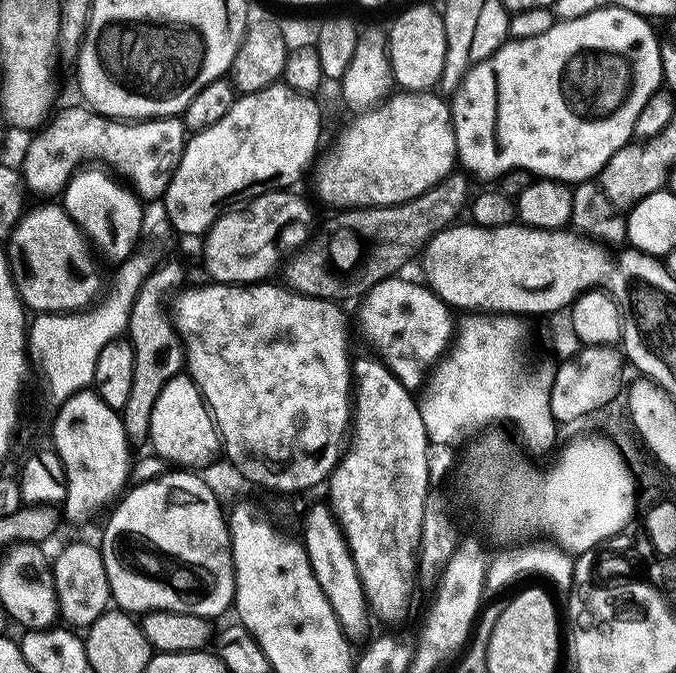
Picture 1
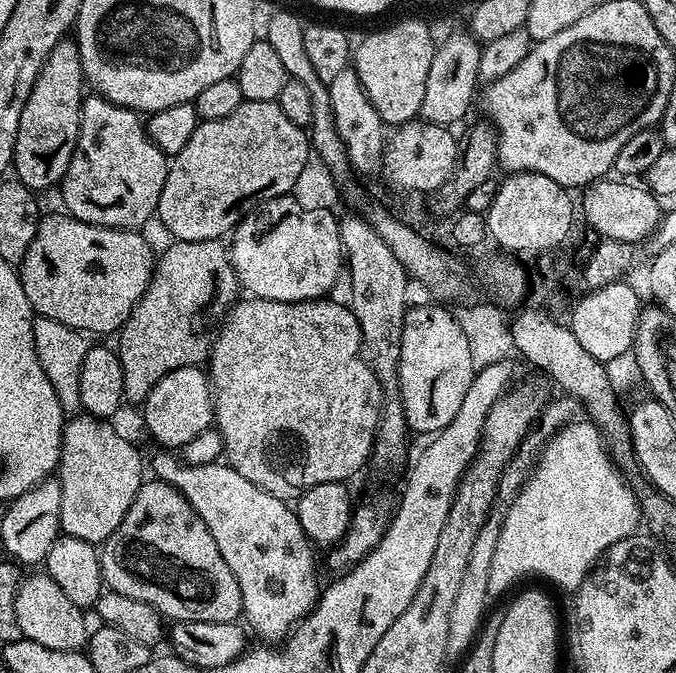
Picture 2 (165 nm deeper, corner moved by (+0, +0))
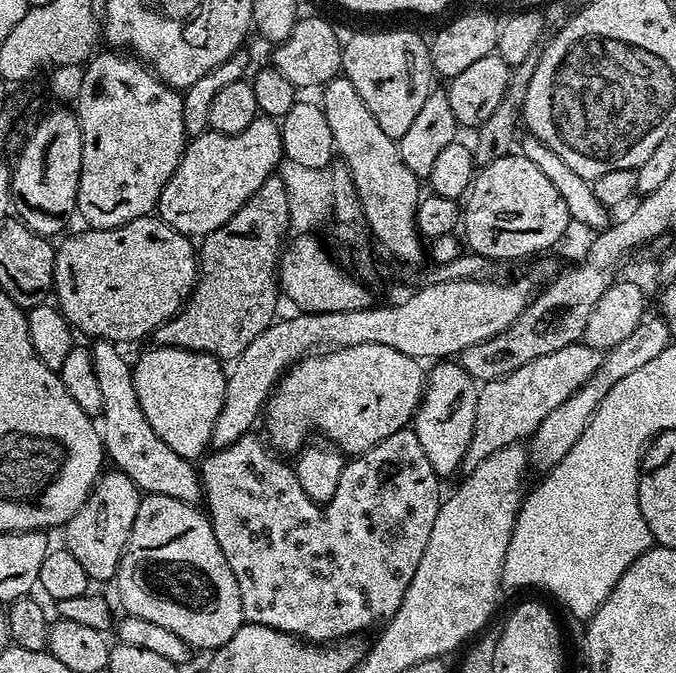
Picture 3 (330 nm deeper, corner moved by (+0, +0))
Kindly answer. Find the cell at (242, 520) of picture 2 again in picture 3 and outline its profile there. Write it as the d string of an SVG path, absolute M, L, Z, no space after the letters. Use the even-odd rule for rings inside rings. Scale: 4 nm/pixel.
M96 340L91 345L94 358L94 375L102 393L102 410L98 417L98 431L104 438L104 451L119 471L126 473L144 494L162 494L178 498L187 504L199 505L202 500L200 473L197 465L183 460L146 422L146 414L138 406L138 394L134 390L132 364L121 349L111 340Z

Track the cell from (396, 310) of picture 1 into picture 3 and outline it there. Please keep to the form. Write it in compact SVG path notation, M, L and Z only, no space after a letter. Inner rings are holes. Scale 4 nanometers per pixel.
M436 362L426 376L424 397L410 425L437 476L447 478L461 471L470 438L474 434L480 388L458 362Z

